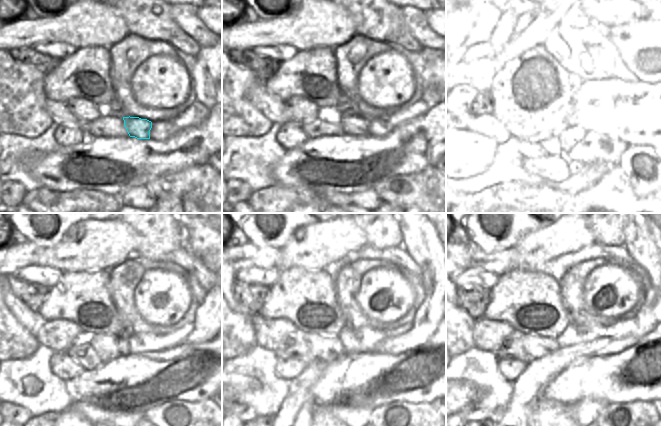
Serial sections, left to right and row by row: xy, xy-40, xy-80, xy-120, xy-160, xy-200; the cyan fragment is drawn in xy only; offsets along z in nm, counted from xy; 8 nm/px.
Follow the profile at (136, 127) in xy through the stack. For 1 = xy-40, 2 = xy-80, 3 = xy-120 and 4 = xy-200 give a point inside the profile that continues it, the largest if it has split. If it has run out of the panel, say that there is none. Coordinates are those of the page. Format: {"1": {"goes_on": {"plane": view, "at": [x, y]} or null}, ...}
{"1": {"goes_on": {"plane": "xy-40", "at": [357, 125]}}, "2": {"goes_on": {"plane": "xy-80", "at": [563, 122]}}, "3": {"goes_on": {"plane": "xy-120", "at": [108, 347]}}, "4": {"goes_on": {"plane": "xy-200", "at": [535, 346]}}}

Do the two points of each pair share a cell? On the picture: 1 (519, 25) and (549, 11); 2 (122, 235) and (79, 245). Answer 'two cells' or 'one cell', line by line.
1: one cell
2: one cell

